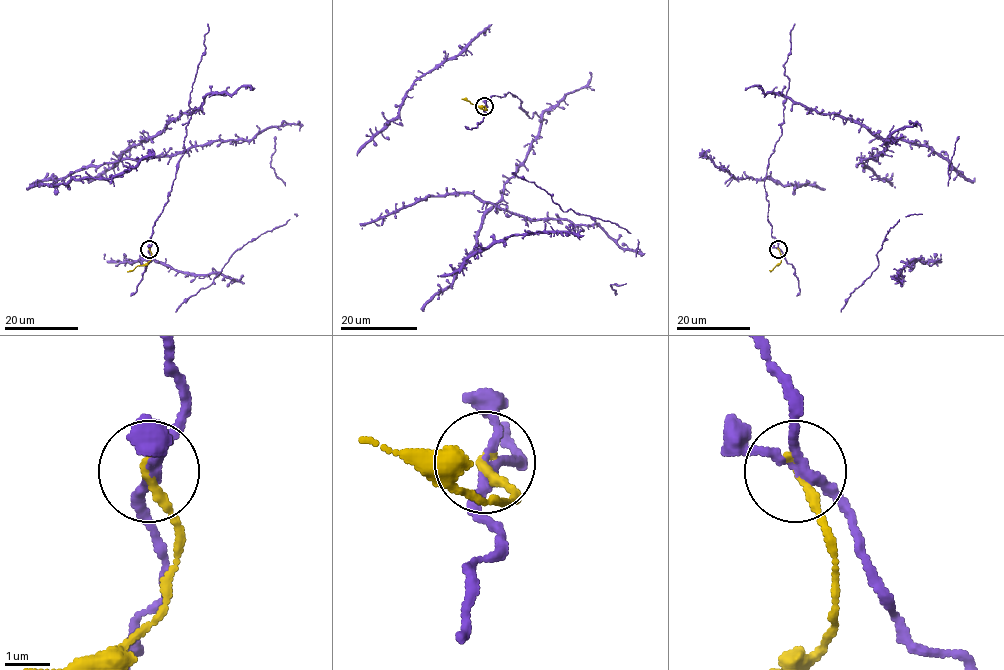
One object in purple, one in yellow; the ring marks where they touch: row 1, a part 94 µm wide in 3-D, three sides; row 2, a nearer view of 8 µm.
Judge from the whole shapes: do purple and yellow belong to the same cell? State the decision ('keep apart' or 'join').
keep apart

